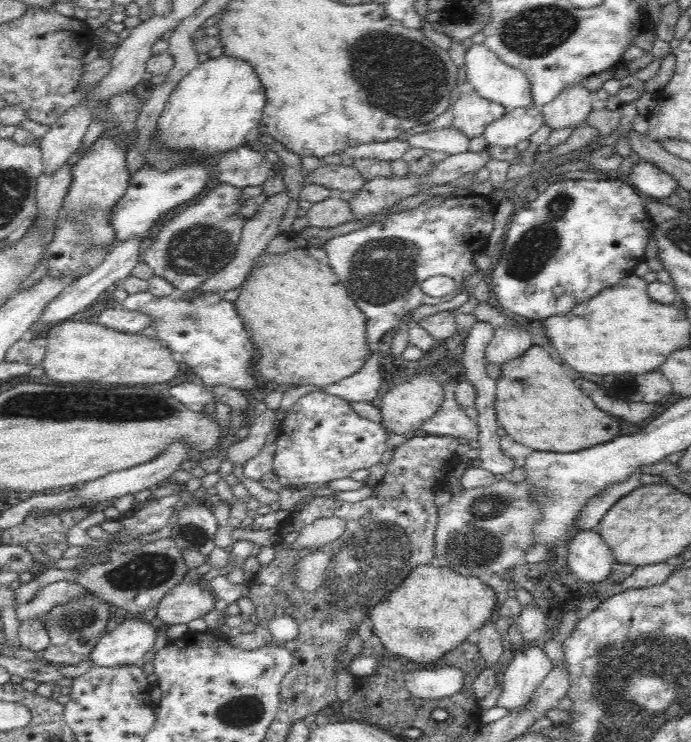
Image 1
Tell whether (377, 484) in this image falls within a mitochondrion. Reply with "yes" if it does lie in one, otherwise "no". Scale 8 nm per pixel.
no

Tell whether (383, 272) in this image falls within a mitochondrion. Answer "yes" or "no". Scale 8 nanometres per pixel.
yes

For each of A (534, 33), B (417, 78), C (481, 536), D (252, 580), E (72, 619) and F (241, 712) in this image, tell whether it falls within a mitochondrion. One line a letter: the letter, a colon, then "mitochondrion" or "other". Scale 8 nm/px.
A: mitochondrion
B: mitochondrion
C: mitochondrion
D: other
E: mitochondrion
F: mitochondrion

